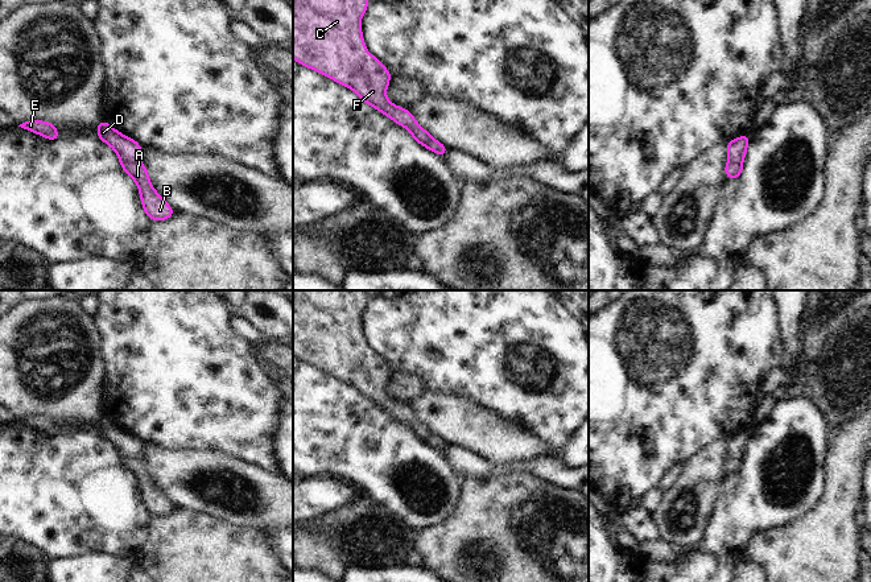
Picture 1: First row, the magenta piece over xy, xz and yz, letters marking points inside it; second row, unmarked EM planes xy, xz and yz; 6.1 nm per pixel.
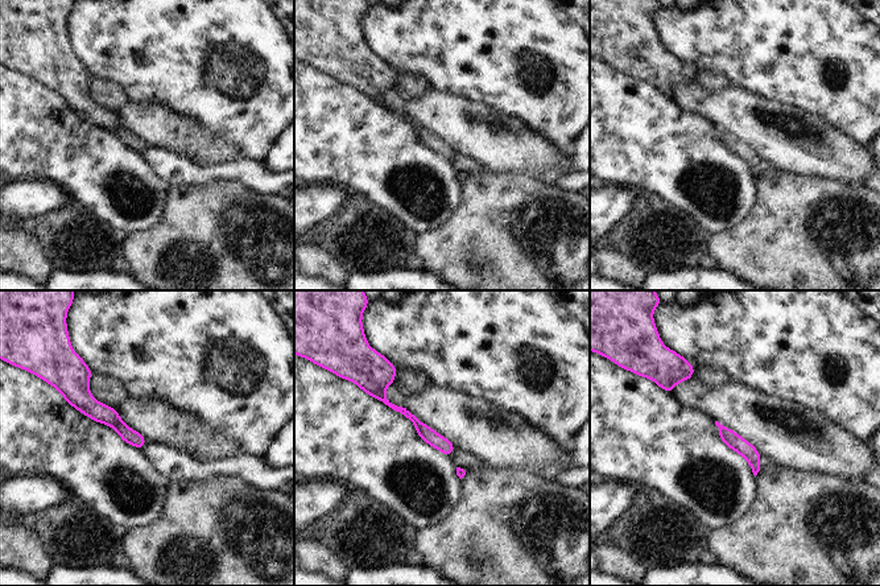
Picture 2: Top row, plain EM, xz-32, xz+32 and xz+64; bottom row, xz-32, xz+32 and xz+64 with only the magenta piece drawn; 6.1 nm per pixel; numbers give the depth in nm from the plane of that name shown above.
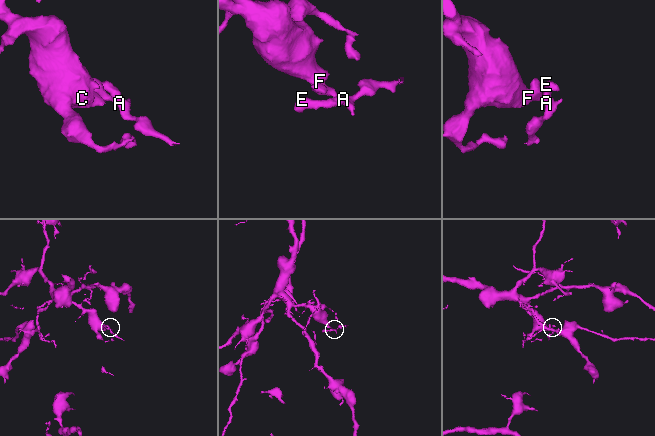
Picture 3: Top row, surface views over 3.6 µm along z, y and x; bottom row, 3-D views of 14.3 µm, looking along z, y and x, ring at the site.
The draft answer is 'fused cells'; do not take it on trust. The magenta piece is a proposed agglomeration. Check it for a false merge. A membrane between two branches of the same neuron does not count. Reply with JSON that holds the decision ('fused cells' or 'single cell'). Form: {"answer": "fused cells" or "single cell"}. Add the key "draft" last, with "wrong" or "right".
{"answer": "single cell", "draft": "wrong"}

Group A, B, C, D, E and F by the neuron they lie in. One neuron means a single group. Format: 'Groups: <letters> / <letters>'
Groups: A B C D E F

